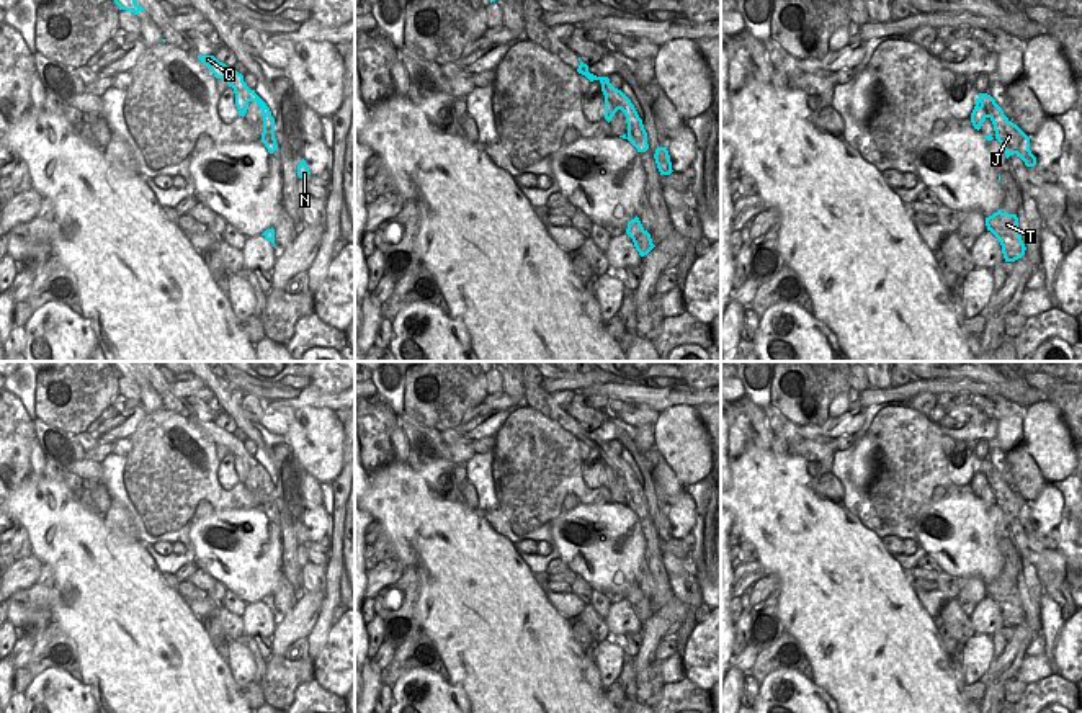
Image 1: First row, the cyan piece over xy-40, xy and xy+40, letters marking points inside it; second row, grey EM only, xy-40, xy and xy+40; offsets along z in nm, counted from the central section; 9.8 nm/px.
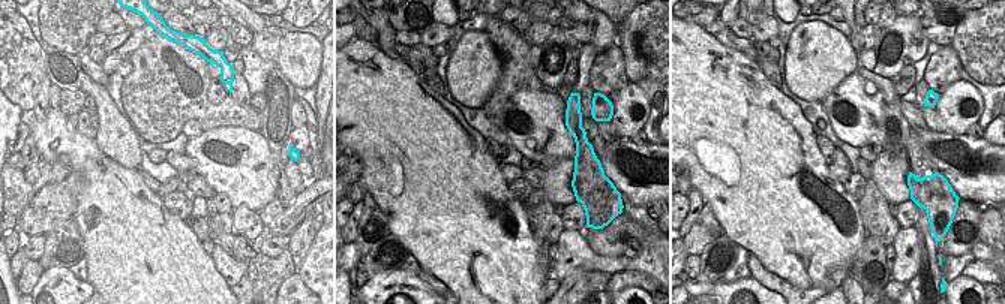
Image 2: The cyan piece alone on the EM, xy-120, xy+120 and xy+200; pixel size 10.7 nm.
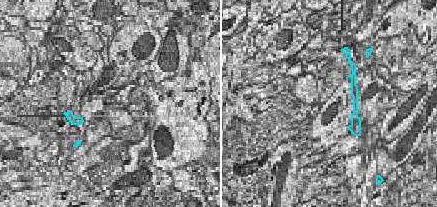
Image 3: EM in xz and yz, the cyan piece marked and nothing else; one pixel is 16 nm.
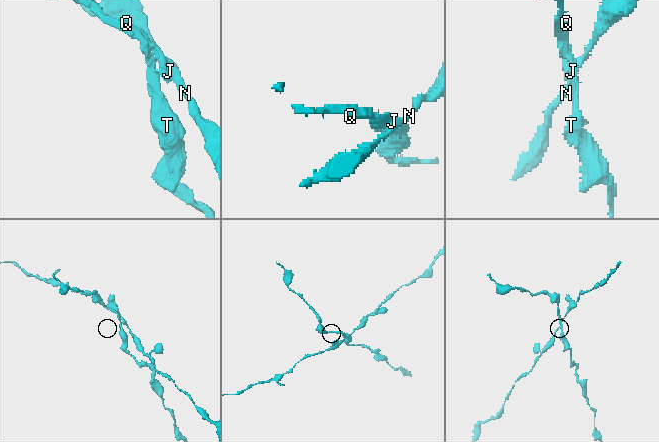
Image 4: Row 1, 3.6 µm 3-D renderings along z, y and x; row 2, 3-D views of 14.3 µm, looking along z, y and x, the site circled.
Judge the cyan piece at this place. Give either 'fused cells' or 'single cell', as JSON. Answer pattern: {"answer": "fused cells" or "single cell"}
{"answer": "fused cells"}

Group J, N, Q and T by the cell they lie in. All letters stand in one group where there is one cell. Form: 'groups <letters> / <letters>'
groups J N / Q T

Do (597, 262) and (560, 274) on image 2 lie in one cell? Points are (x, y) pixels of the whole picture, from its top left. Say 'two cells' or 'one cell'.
one cell

